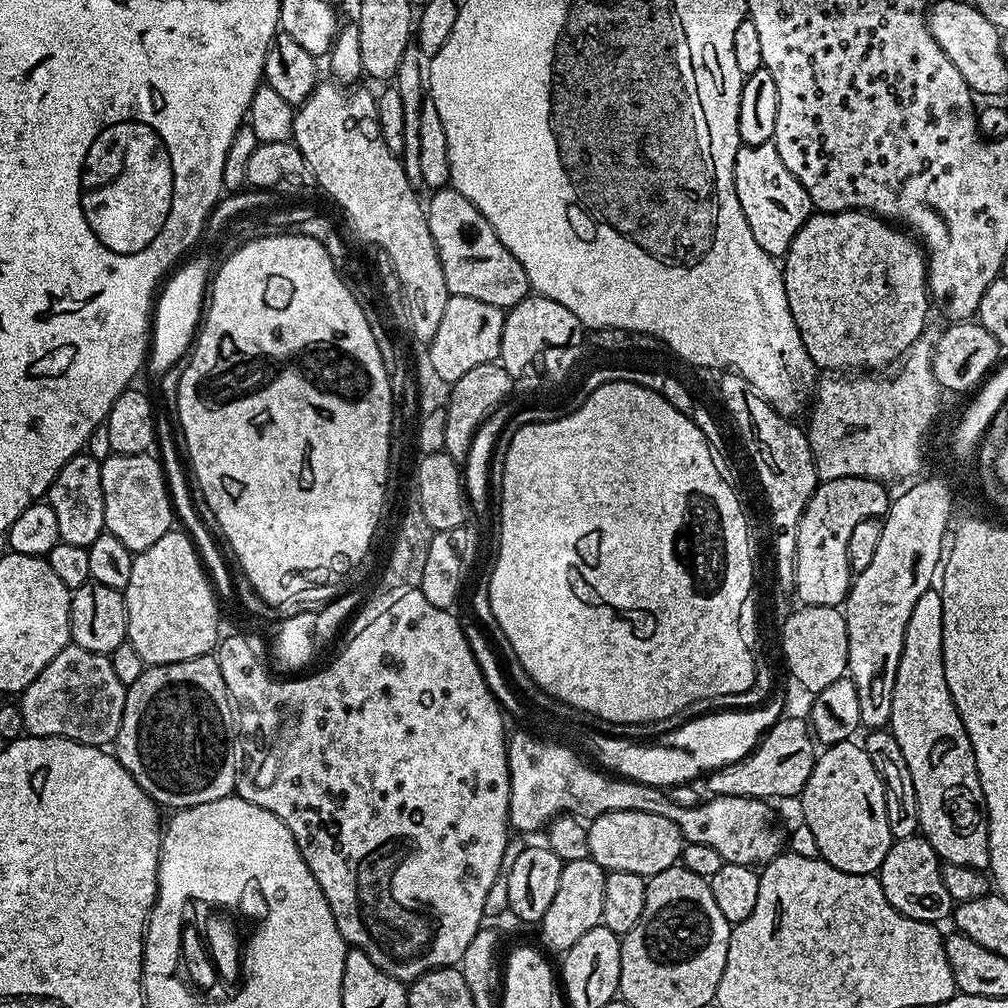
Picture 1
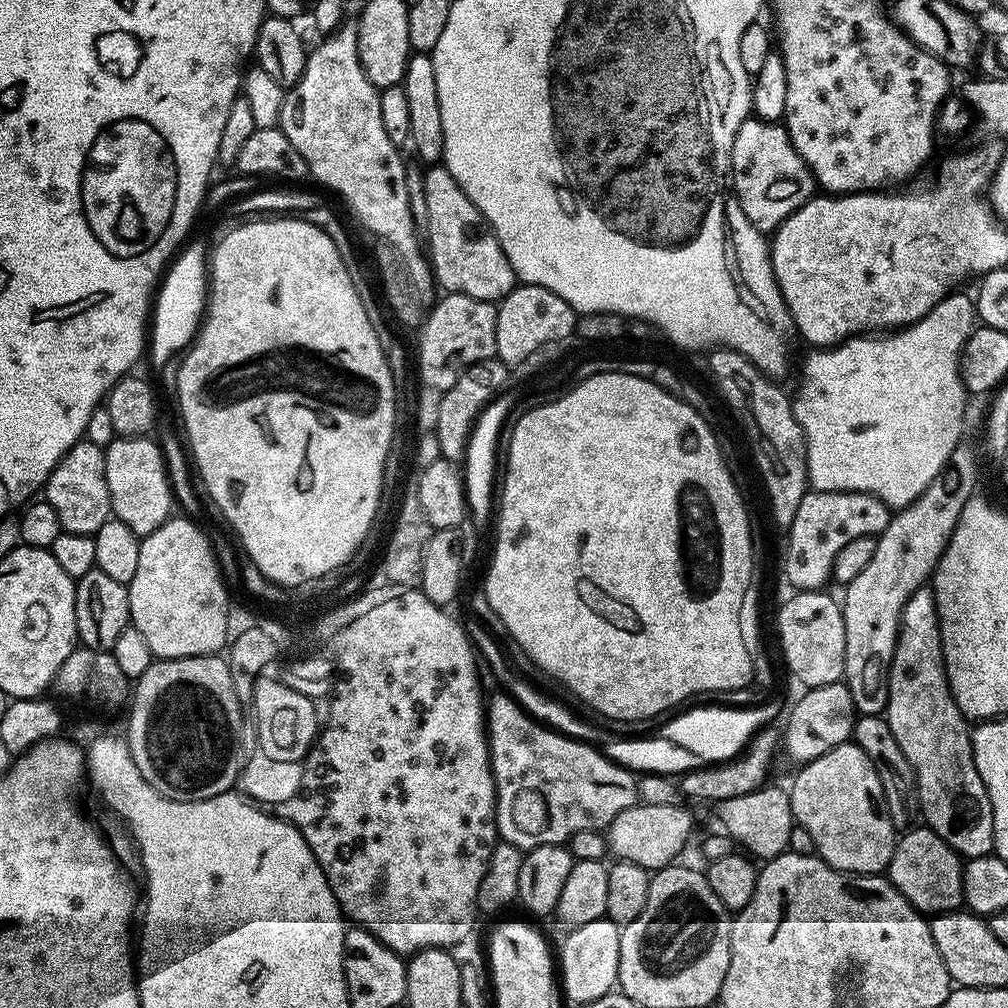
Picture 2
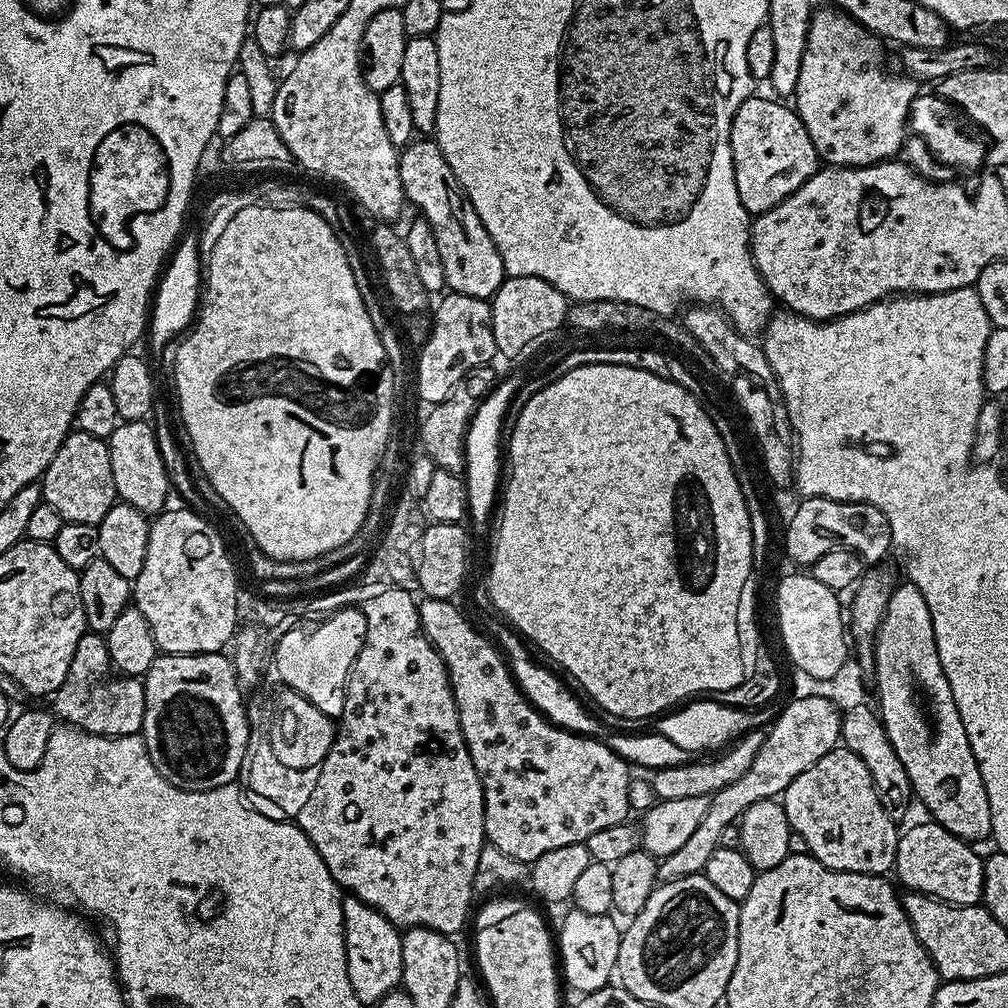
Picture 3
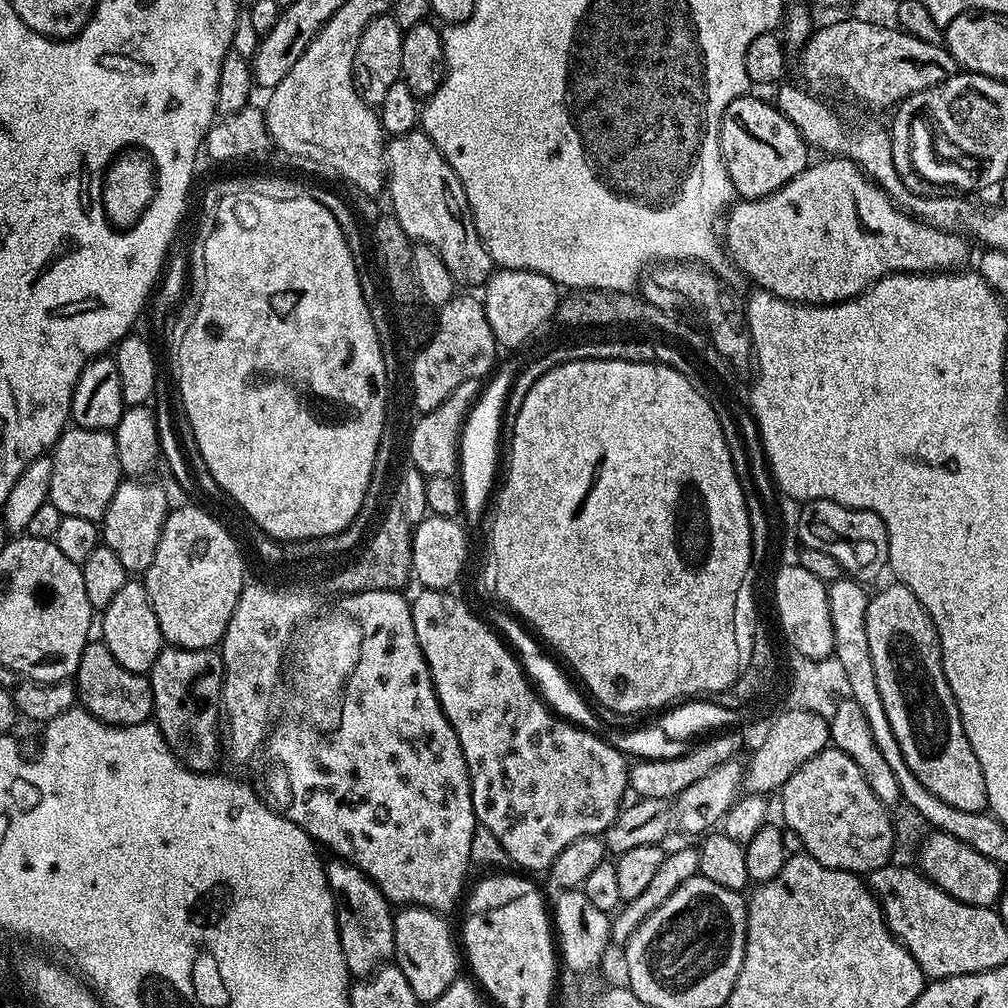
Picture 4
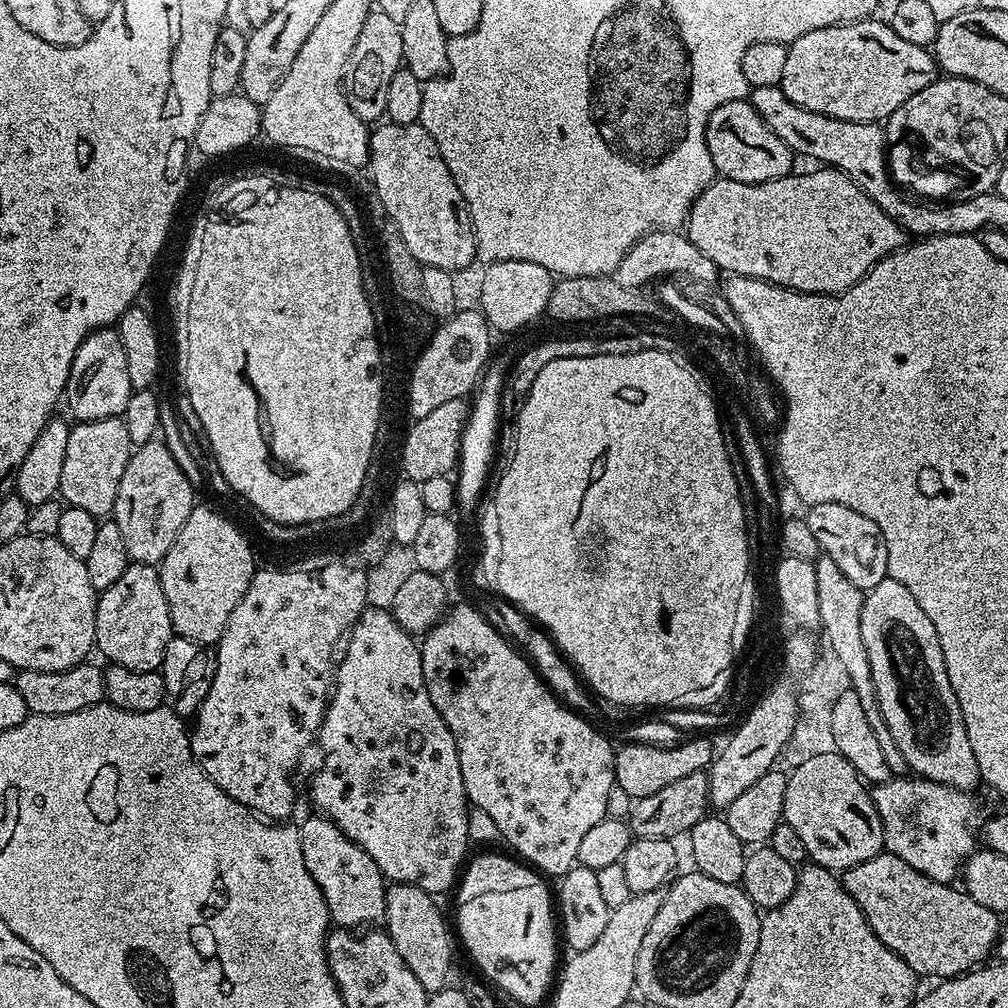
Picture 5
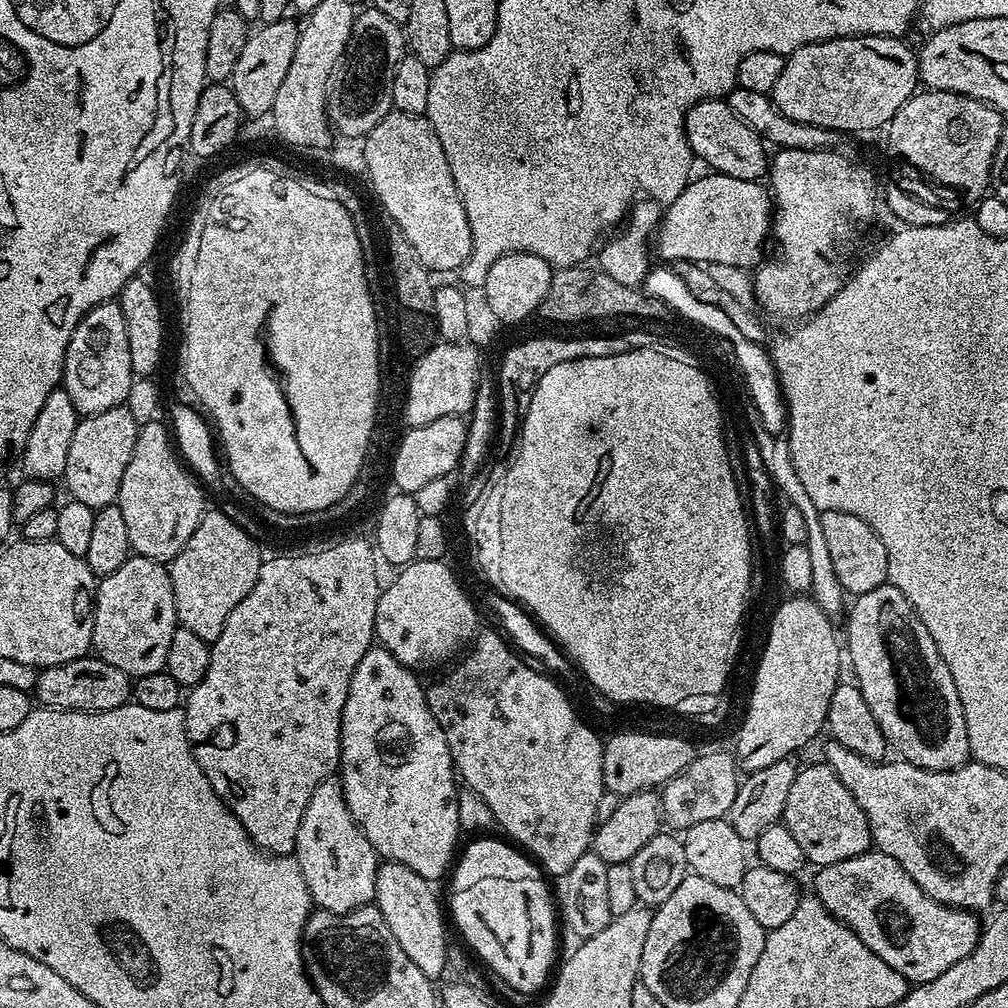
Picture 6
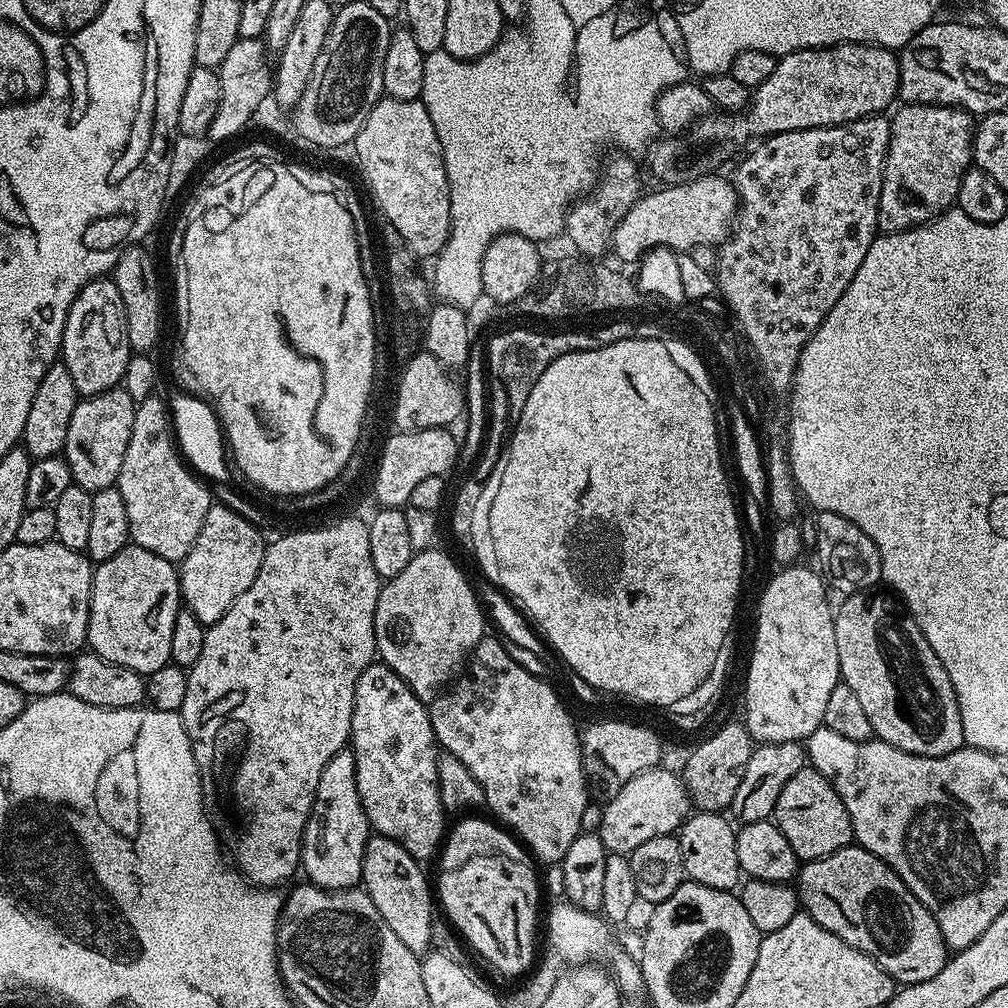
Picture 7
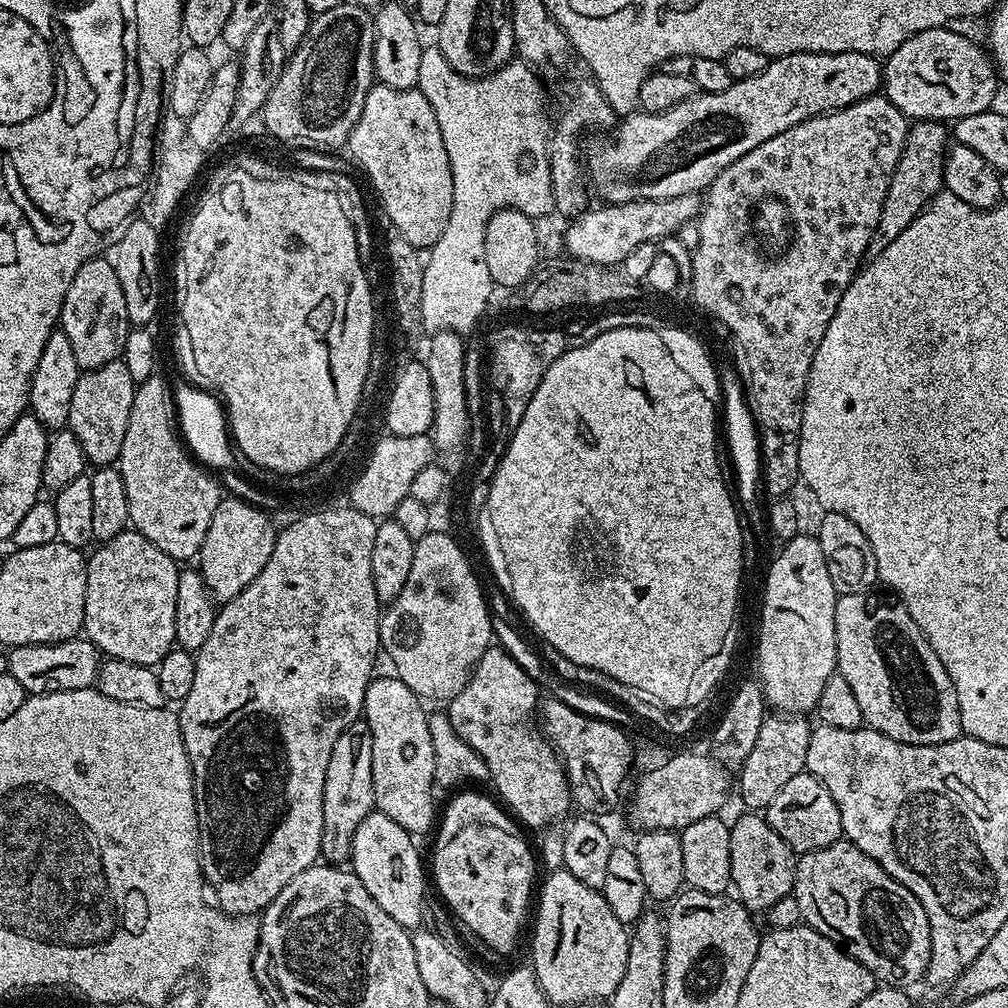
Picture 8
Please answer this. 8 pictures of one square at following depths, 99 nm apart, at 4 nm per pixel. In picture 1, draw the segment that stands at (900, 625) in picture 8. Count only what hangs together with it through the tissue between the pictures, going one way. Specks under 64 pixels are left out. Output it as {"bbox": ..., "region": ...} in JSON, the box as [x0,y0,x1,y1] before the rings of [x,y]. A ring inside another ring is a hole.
{"bbox":[890,587,988,870],"region":[[[935,587],[928,588],[906,622],[906,638],[902,646],[902,658],[898,662],[898,678],[894,678],[894,710],[890,730],[902,746],[906,766],[910,766],[910,778],[914,778],[914,790],[918,798],[920,832],[934,846],[944,864],[970,866],[981,870],[988,868],[988,814],[984,811],[982,782],[978,778],[978,766],[970,738],[964,729],[962,718],[952,701],[946,686],[946,670],[942,654],[942,598]]]}

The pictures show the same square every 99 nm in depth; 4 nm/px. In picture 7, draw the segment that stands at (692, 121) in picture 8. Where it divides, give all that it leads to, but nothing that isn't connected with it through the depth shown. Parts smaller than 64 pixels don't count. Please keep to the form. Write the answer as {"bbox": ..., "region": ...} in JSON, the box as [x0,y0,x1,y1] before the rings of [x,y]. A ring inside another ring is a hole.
{"bbox":[647,44,900,185],"region":[[[877,44],[801,48],[777,59],[774,74],[751,93],[746,114],[709,114],[683,135],[657,139],[647,153],[648,168],[665,185],[682,184],[689,178],[711,173],[715,169],[712,167],[722,163],[747,136],[767,138],[779,132],[848,124],[861,116],[875,116],[891,109],[892,99],[897,99],[899,91],[900,58],[893,49],[879,48]]]}

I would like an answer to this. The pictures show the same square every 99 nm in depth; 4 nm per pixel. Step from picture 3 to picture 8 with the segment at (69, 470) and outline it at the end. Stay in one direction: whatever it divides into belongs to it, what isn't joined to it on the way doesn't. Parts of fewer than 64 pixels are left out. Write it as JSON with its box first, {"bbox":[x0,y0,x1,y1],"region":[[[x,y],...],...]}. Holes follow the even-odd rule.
{"bbox":[66,358,136,466],"region":[[[120,358],[81,371],[78,386],[74,386],[74,395],[70,397],[70,418],[66,426],[78,438],[89,465],[112,466],[119,461],[122,438],[126,438],[126,425],[130,422],[130,406],[134,406],[136,386],[134,378],[130,378],[130,370],[126,370]]]}

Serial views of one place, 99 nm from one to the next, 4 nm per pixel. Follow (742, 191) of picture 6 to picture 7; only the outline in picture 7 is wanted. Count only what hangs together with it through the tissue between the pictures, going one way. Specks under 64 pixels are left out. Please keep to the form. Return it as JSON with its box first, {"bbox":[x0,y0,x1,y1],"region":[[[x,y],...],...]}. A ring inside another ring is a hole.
{"bbox":[611,174,736,261],"region":[[[705,174],[695,178],[689,178],[682,184],[670,184],[661,187],[661,192],[652,192],[641,195],[614,230],[612,235],[611,251],[616,251],[620,260],[639,261],[644,253],[651,248],[662,246],[673,250],[690,250],[699,244],[711,244],[719,246],[728,239],[730,225],[736,215],[736,185],[731,179],[723,180],[717,174]]]}

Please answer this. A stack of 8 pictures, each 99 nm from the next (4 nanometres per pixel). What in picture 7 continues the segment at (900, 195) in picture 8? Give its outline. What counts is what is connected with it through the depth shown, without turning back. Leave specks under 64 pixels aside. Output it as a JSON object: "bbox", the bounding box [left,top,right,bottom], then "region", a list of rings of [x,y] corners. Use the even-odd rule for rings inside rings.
{"bbox":[877,103,973,234],"region":[[[901,103],[899,107],[890,116],[892,133],[884,156],[884,177],[891,189],[903,189],[910,205],[898,207],[895,214],[881,209],[877,223],[884,234],[904,232],[947,212],[956,204],[962,178],[973,163],[973,113],[962,108],[947,108],[944,104]]]}

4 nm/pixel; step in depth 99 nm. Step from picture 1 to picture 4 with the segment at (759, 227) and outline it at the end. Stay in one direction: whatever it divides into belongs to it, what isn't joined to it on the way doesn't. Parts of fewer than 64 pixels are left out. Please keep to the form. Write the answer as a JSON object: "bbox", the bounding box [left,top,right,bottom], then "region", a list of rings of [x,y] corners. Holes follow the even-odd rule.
{"bbox":[720,94,810,200],"region":[[[753,94],[738,97],[726,110],[720,119],[720,149],[726,170],[730,174],[730,182],[734,186],[737,197],[745,200],[757,200],[763,196],[774,194],[786,182],[790,182],[810,163],[808,143],[798,134],[794,122],[777,110],[775,103],[759,100]]]}

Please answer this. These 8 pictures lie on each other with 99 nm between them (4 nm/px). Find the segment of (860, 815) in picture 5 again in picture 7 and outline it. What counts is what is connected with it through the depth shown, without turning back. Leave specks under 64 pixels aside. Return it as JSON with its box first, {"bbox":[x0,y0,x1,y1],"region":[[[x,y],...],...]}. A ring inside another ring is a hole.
{"bbox":[775,766,854,861],"region":[[[805,766],[782,786],[782,794],[778,794],[775,823],[779,824],[782,834],[786,834],[786,842],[794,846],[794,854],[801,861],[817,860],[823,856],[834,854],[838,850],[849,847],[854,837],[850,826],[850,814],[846,814],[846,806],[842,806],[842,798],[810,766]]]}

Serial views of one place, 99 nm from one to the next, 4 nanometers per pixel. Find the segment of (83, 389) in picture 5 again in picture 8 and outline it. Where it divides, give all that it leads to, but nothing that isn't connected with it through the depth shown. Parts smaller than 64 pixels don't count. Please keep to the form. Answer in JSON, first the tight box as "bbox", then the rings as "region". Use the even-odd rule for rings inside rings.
{"bbox":[59,257,130,370],"region":[[[107,257],[86,261],[78,274],[74,274],[74,282],[70,282],[70,290],[66,290],[66,298],[62,302],[59,327],[66,338],[70,338],[74,358],[78,358],[78,366],[82,370],[102,366],[123,353],[130,331],[126,298],[122,294],[118,274],[114,274],[114,266]]]}

